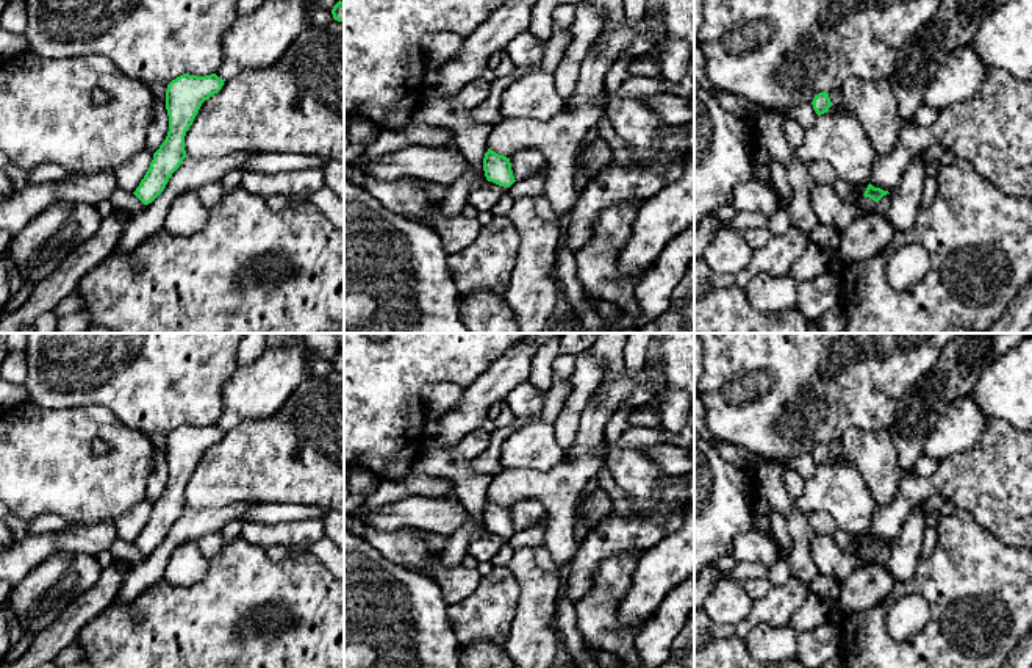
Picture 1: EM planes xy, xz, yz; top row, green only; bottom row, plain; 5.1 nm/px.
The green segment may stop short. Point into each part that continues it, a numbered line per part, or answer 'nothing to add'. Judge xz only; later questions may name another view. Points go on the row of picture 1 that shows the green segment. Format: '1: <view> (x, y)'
nothing to add

